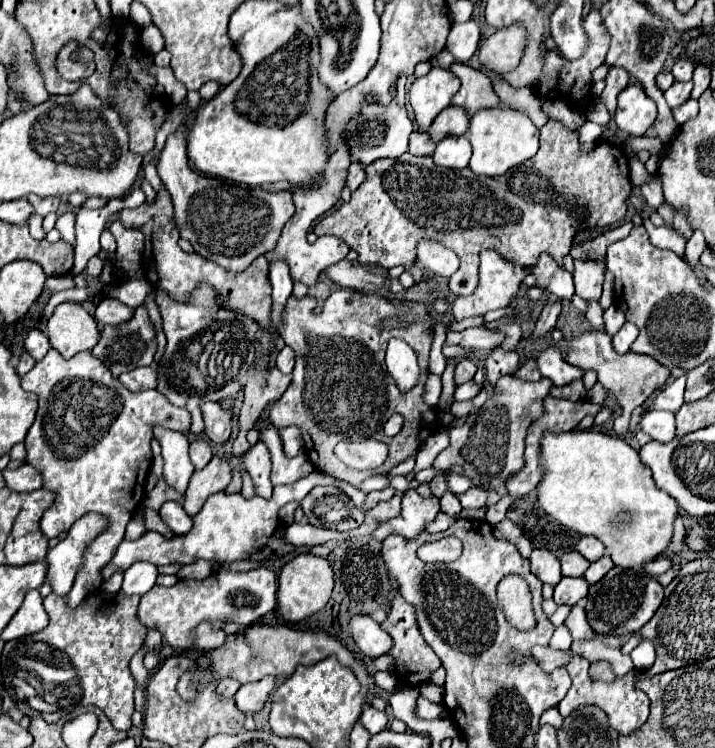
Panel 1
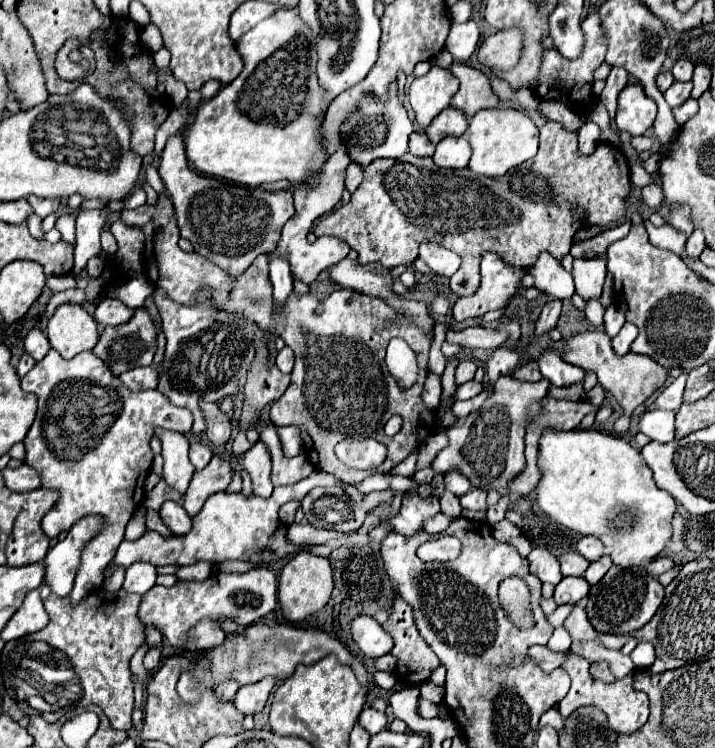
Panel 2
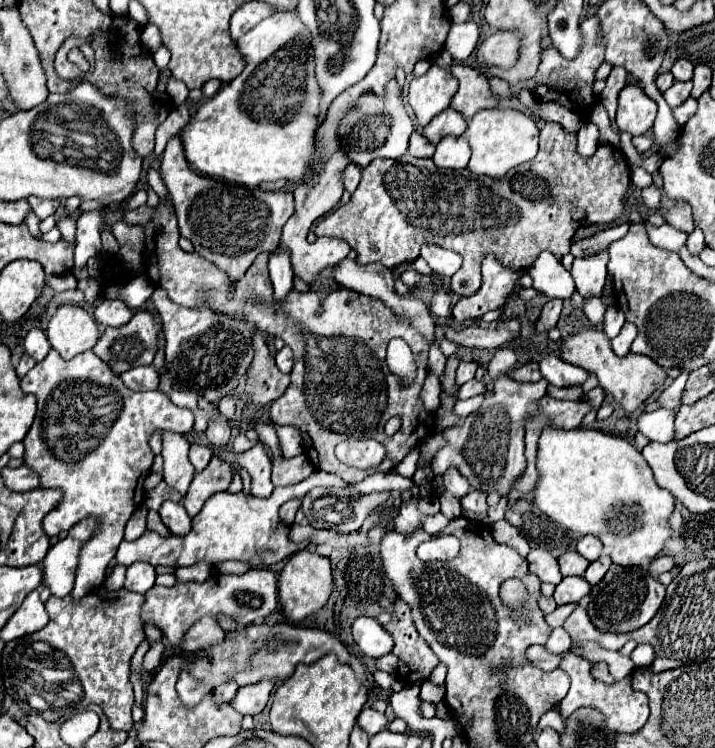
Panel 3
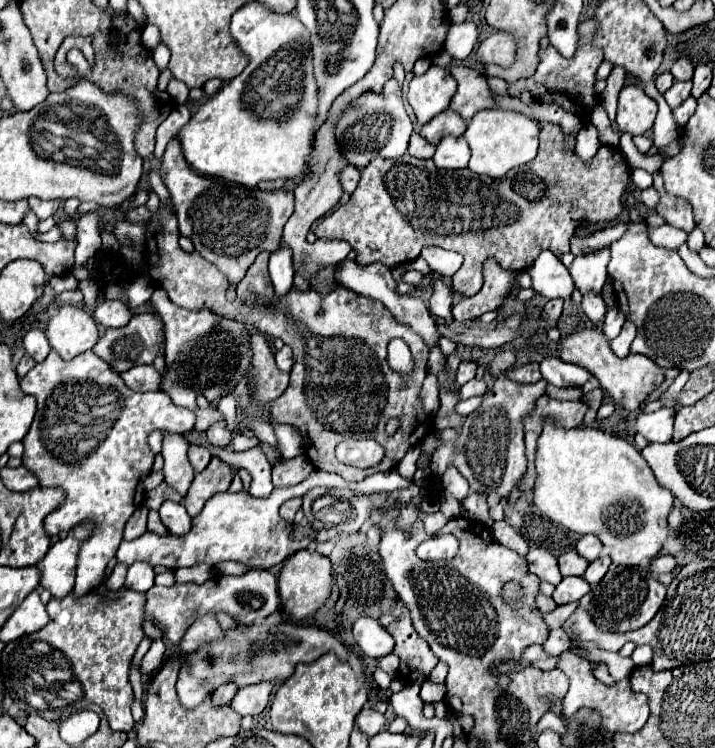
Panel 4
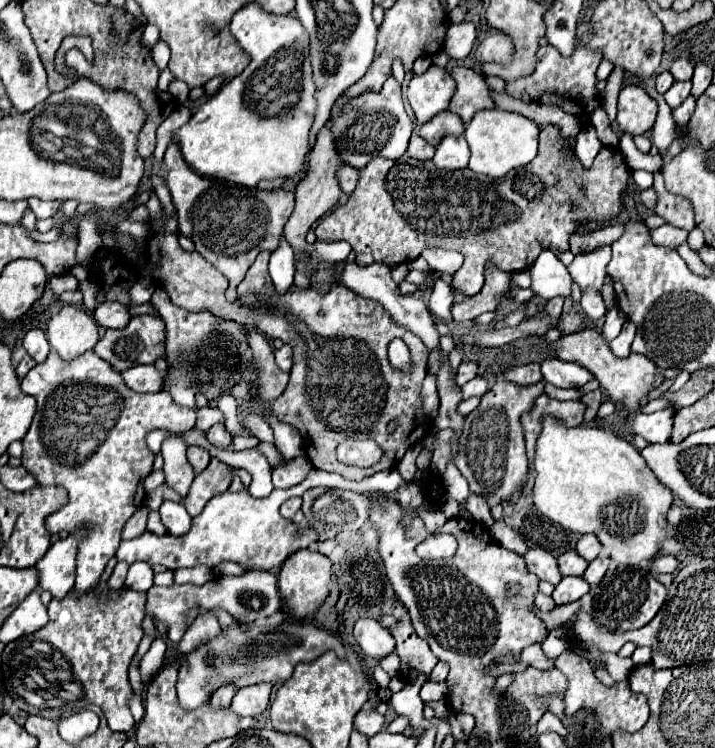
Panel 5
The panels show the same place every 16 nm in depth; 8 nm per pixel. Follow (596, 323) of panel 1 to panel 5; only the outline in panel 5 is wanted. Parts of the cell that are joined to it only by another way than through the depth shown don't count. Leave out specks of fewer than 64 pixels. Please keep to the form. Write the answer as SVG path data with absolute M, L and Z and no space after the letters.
M588 288L586 292L582 292L582 298L580 298L580 306L584 310L584 314L590 318L590 320L600 320L604 314L606 314L606 308L604 308L604 302L602 302L602 294L600 290L596 288Z

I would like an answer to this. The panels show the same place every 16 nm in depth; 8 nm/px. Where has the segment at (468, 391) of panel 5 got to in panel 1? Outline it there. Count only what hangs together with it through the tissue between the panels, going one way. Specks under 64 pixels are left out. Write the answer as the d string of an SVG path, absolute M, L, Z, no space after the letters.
M470 380L470 382L460 384L460 386L456 388L454 400L470 400L470 398L474 398L480 390L482 390L482 386L480 386L480 384L476 384L474 380Z

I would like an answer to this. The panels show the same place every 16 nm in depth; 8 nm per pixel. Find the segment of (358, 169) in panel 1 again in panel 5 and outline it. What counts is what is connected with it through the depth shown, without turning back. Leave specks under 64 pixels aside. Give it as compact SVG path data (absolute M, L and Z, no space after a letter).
M348 166L338 168L336 180L338 180L342 192L350 194L350 192L356 188L356 182L358 182L358 170L356 170L356 168L348 168Z

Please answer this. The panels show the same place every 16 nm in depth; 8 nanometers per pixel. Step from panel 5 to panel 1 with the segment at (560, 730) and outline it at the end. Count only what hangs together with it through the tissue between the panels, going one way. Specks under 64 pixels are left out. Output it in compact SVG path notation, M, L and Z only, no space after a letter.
M550 708L550 710L546 710L546 712L542 714L542 718L540 718L540 726L550 724L550 726L554 726L556 730L562 726L562 722L564 722L564 718L560 716L558 708Z

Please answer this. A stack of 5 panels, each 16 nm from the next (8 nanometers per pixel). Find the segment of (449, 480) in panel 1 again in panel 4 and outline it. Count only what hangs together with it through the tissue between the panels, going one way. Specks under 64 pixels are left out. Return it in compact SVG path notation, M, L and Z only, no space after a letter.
M448 466L448 468L446 468L446 472L442 474L442 486L444 486L446 492L450 492L460 503L470 494L468 482L466 482L466 478L458 472L456 466Z

